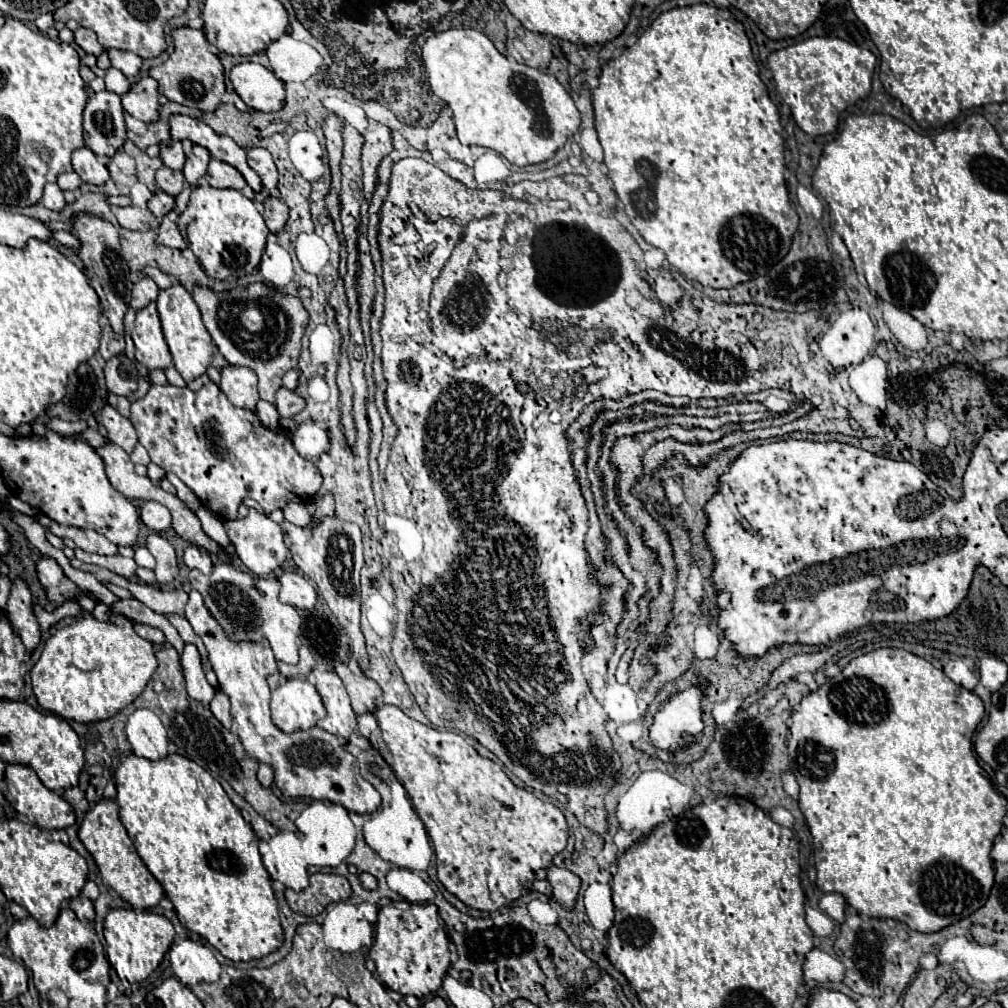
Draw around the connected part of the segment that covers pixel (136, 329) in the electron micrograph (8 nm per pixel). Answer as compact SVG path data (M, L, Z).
M149 304L137 312L131 338L135 342L135 358L145 368L169 368L173 366L167 342L161 332L161 322L155 304Z

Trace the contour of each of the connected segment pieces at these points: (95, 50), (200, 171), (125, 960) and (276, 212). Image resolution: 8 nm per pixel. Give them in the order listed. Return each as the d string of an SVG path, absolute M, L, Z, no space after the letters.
M77 28L75 30L75 44L93 56L99 56L103 52L101 44L97 42L97 34L89 28Z
M195 144L195 146L193 146L193 154L187 158L185 168L183 168L185 180L187 180L191 186L197 186L199 180L205 176L205 168L207 168L209 160L211 160L209 150Z
M109 910L103 926L107 940L107 960L117 970L117 974L129 982L145 980L159 966L175 938L173 924L165 916L159 916L149 910Z
M269 196L265 198L263 202L265 206L265 212L263 212L263 218L265 218L265 224L271 232L281 232L285 220L287 220L287 204L281 200L281 198L275 198L275 196Z

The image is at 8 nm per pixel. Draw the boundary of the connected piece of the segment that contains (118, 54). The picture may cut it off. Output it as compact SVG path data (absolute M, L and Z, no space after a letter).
M115 48L105 50L105 52L109 54L111 66L117 68L117 70L121 70L127 78L133 78L133 76L139 72L143 60L141 60L137 54L133 54L133 52L123 52L123 50L115 50Z

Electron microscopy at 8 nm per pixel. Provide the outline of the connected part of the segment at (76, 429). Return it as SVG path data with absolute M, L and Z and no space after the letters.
M51 418L47 428L61 434L61 436L73 436L73 434L81 434L87 428L87 422L83 422L83 420L81 422L65 422L65 420Z

